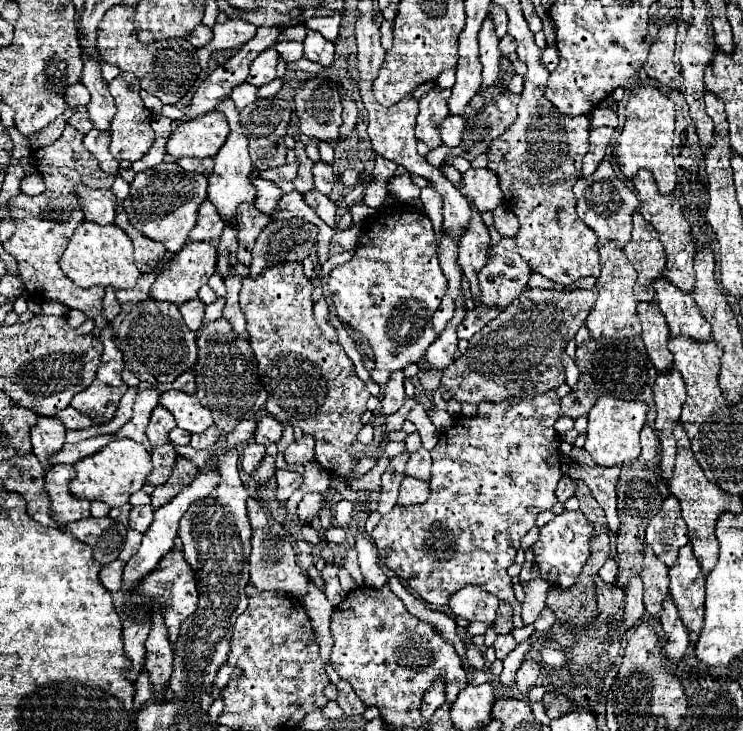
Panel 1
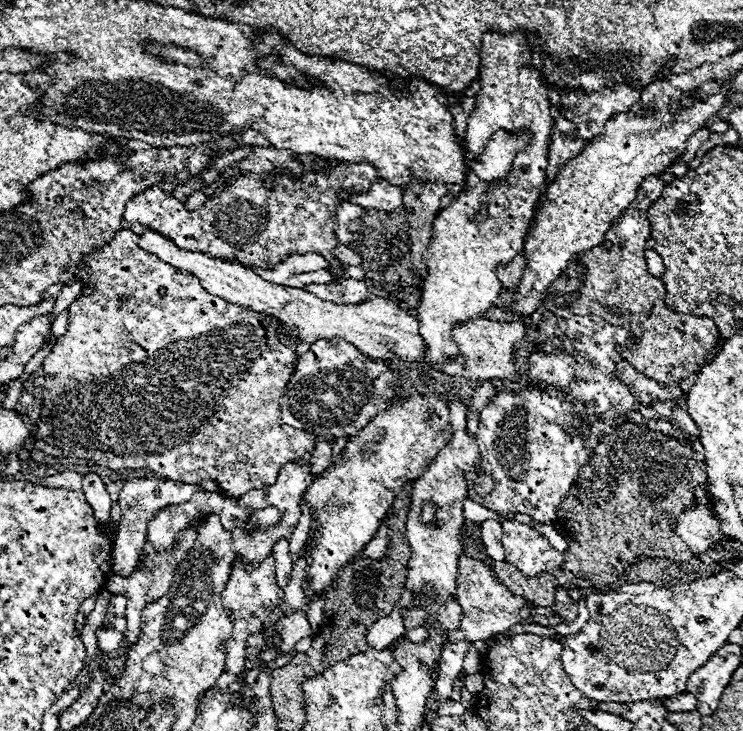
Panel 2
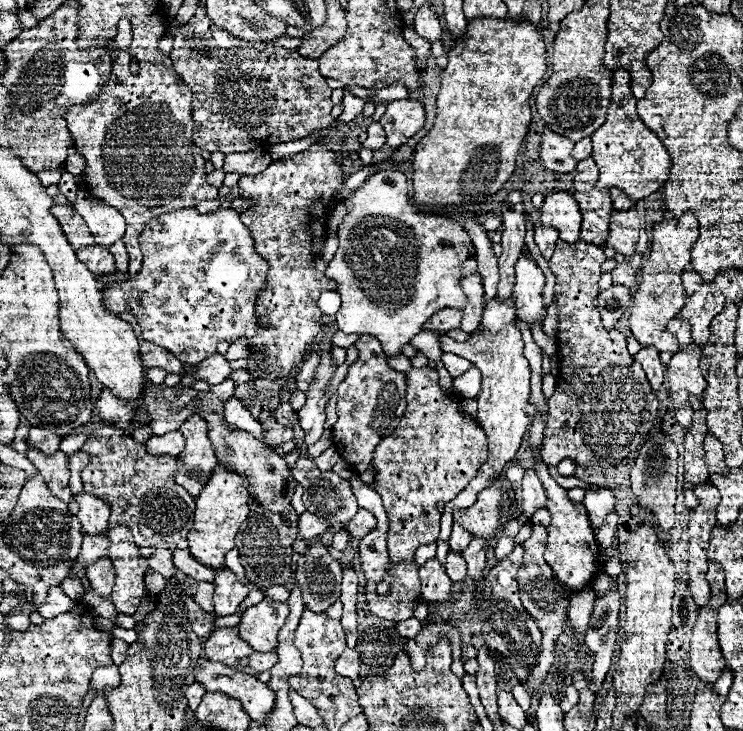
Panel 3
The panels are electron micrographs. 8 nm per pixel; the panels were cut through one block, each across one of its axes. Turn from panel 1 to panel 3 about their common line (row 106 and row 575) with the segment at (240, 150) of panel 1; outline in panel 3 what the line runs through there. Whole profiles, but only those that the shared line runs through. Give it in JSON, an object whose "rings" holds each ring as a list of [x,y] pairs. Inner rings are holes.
{"rings":[[[222,570],[218,578],[214,578],[214,612],[216,616],[230,616],[238,610],[238,604],[248,596],[250,588],[244,586],[232,570]]]}

